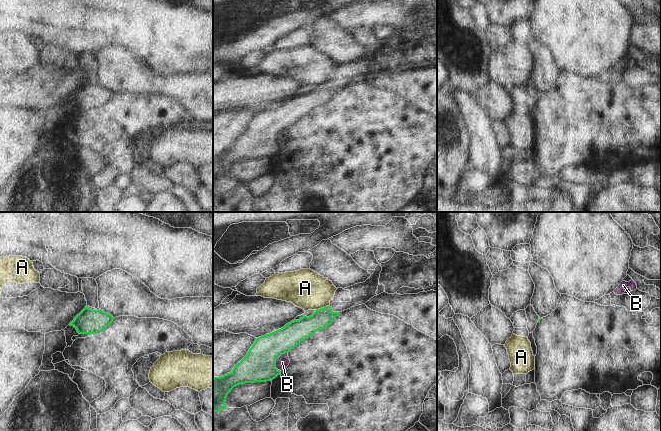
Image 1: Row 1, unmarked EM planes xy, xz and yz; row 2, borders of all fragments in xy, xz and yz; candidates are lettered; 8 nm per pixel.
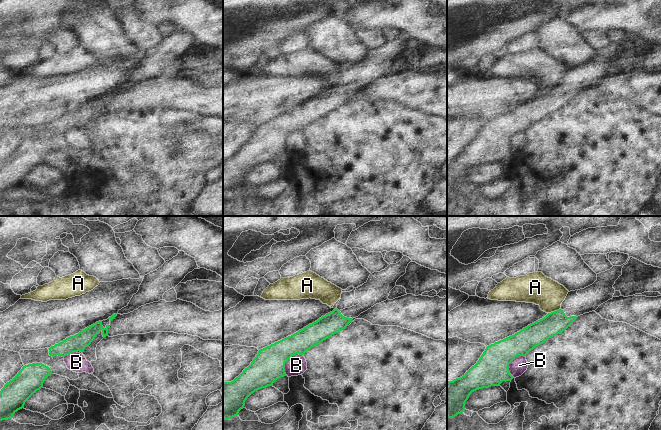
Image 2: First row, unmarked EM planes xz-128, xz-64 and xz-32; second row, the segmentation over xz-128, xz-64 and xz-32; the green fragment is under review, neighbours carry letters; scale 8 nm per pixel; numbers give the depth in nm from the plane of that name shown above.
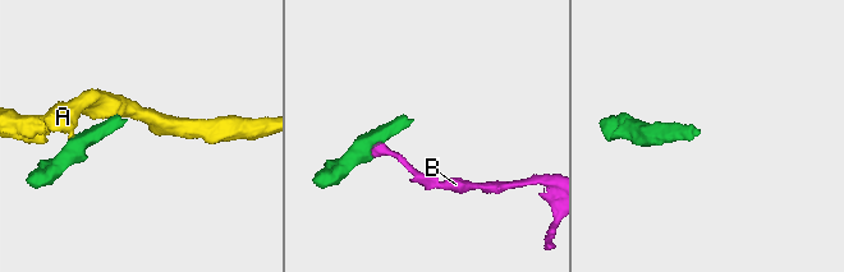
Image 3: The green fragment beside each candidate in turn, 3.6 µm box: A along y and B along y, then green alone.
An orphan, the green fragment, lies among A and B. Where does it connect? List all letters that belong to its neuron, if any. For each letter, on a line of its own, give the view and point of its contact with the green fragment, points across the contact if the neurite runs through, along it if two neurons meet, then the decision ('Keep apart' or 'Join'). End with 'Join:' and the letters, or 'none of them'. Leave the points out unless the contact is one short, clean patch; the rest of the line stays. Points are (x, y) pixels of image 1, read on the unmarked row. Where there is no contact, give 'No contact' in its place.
A: Touches green at xz (322, 84). Boundary: xz (329, 81), (315, 86). Keep apart
B: Touches green at xz (276, 135). Boundary: xz (287, 128), (283, 129), (276, 136), (276, 143), (280, 147). Keep apart
Join: none of them.

